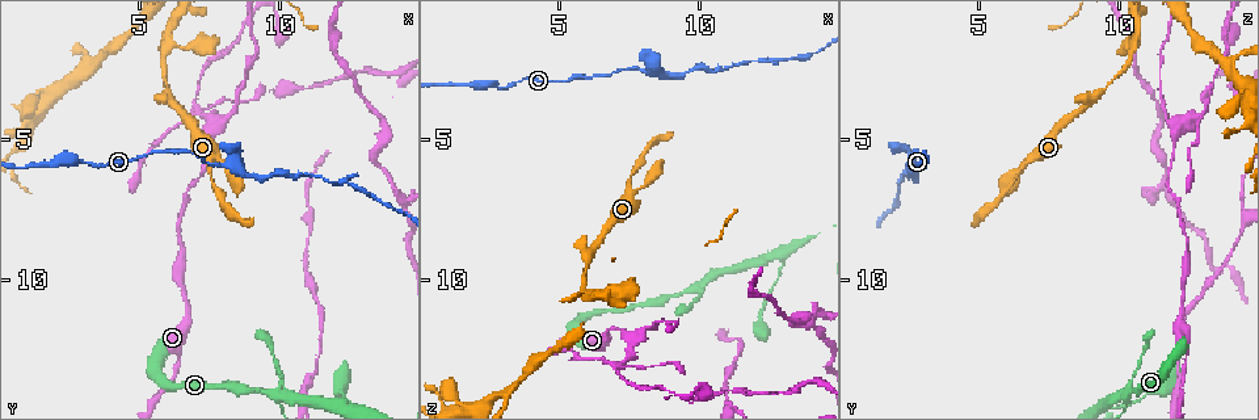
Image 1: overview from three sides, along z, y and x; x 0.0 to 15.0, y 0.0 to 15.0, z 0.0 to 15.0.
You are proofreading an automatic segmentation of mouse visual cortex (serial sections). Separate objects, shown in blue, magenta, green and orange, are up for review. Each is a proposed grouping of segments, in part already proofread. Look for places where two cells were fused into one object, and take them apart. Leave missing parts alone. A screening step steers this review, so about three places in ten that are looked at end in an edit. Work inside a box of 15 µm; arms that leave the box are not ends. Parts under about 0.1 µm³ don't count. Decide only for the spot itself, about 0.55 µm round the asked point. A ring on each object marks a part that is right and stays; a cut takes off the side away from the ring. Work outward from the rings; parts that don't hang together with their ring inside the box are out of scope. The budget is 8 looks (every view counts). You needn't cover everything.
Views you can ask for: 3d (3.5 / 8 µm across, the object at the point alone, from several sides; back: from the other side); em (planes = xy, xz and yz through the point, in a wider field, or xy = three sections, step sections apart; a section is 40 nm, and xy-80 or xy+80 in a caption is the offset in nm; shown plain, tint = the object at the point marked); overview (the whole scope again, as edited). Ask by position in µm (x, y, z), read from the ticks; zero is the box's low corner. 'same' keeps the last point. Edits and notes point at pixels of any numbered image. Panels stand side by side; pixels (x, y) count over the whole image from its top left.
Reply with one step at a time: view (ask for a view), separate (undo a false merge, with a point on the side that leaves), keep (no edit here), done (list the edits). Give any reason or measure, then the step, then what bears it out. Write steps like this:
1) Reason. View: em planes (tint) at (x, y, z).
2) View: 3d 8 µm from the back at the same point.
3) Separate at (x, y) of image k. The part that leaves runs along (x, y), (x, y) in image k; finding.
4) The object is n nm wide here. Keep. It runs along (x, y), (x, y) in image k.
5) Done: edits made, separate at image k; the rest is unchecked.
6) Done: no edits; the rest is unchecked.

View: 3d 3.5 µm at (12.0, 6.6, 2.3).

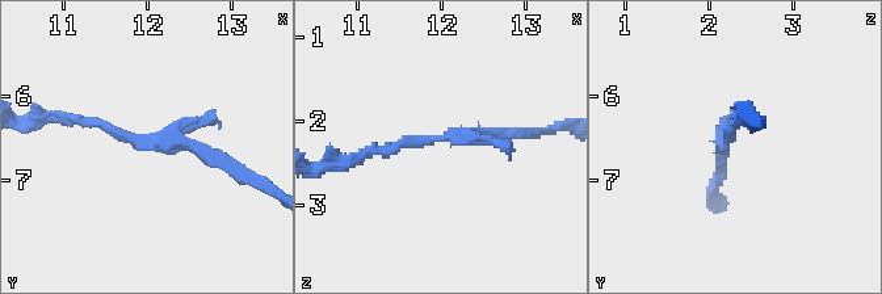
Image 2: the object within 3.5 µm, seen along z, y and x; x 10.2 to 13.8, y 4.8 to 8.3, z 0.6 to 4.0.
View: em xy step 5 (tint) at (12.00, 6.50, 2.20).

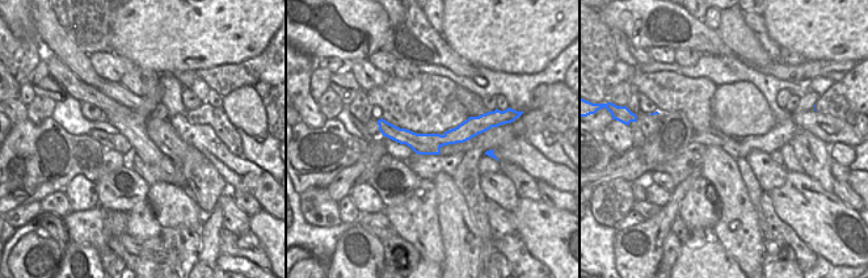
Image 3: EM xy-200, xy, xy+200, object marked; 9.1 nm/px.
Keep. It runs along (68, 118), (193, 147), (229, 167) in image 2; continuous, no second cell.

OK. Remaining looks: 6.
Abrupt turn. View: 3d 8 µm at (9.9, 14.1, 10.3).

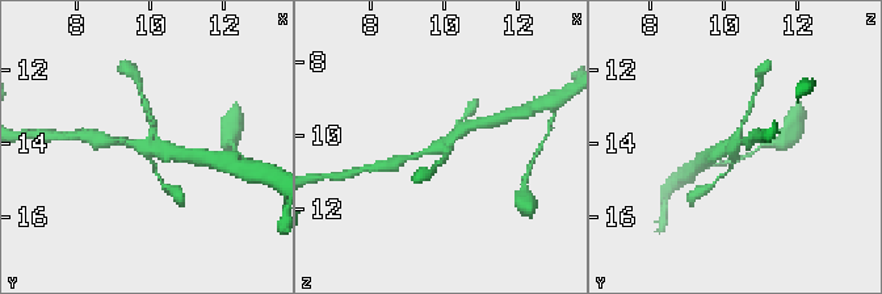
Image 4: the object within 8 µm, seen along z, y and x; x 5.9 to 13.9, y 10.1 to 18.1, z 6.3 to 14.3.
Shape alone is not enough. View: em xy step 1 (tint) at (9.9, 14.1, 10.4).

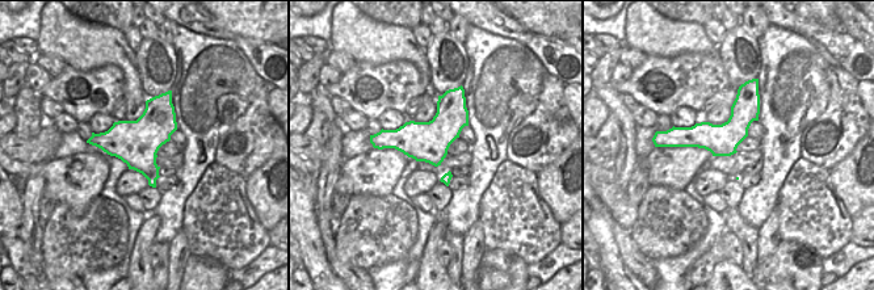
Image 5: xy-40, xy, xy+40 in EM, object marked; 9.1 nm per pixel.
Keep. It runs along (402, 160), (437, 148), (467, 127) in image 4; one cell here.

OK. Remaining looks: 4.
Calibre changes. View: 3d 8 µm at (8.3, 4.1, 11.8).

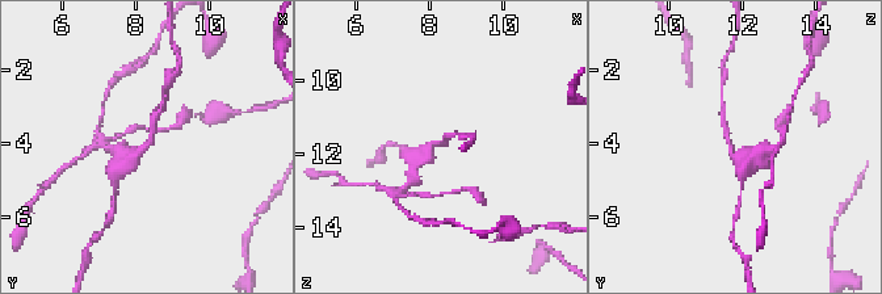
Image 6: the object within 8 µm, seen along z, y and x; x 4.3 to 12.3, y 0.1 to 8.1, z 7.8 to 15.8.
View: 3d 3.5 µm at (8.3, 4.1, 11.7).

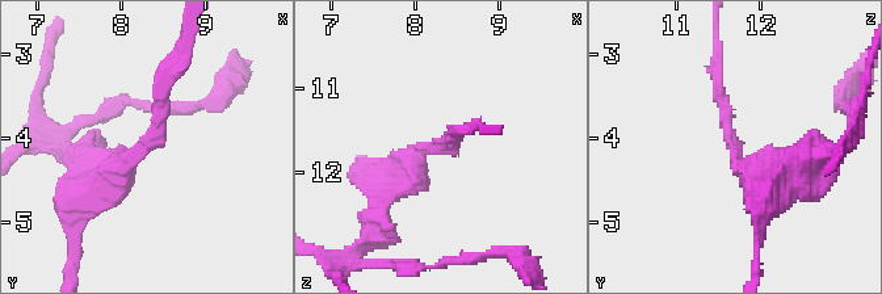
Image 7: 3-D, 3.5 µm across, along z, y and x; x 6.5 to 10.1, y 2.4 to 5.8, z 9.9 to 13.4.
The arms are 150, 500 nm wide; now the EM. View: em xy step 5 (tint) at (8.25, 4.10, 11.70).

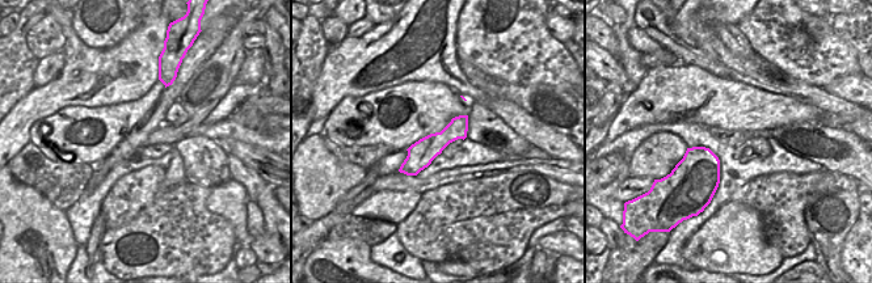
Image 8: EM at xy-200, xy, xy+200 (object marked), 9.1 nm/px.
Keep. It runs along (84, 200), (156, 139), (169, 70) in image 7; all the same cell.

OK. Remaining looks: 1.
Done: no edits; the rest is unchecked.

